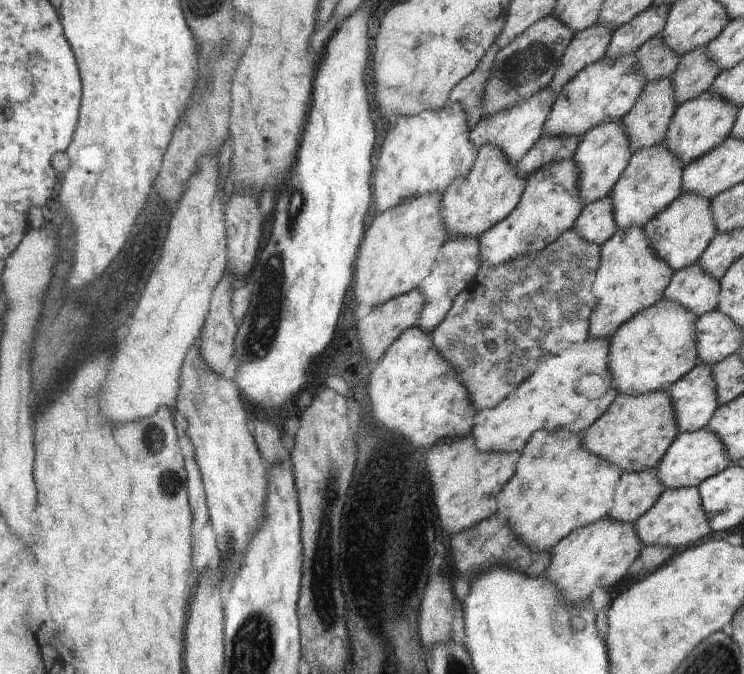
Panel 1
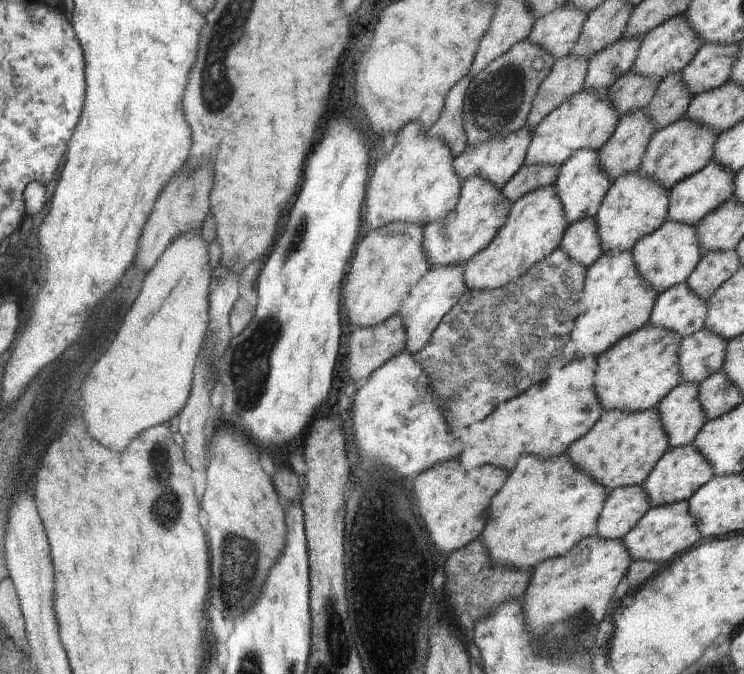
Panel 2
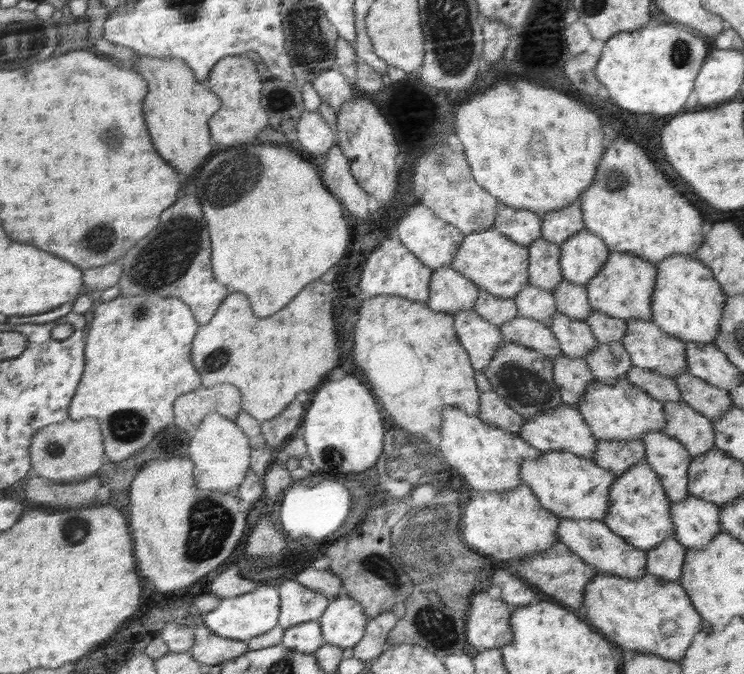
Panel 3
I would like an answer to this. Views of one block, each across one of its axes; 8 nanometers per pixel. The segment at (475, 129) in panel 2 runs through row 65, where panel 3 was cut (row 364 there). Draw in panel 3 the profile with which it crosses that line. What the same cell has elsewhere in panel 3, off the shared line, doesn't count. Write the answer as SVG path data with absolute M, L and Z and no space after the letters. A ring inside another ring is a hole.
M503 339L502 346L494 354L492 363L488 364L484 374L502 400L525 419L544 412L554 412L563 404L559 385L555 382L554 360L536 349L512 344Z

